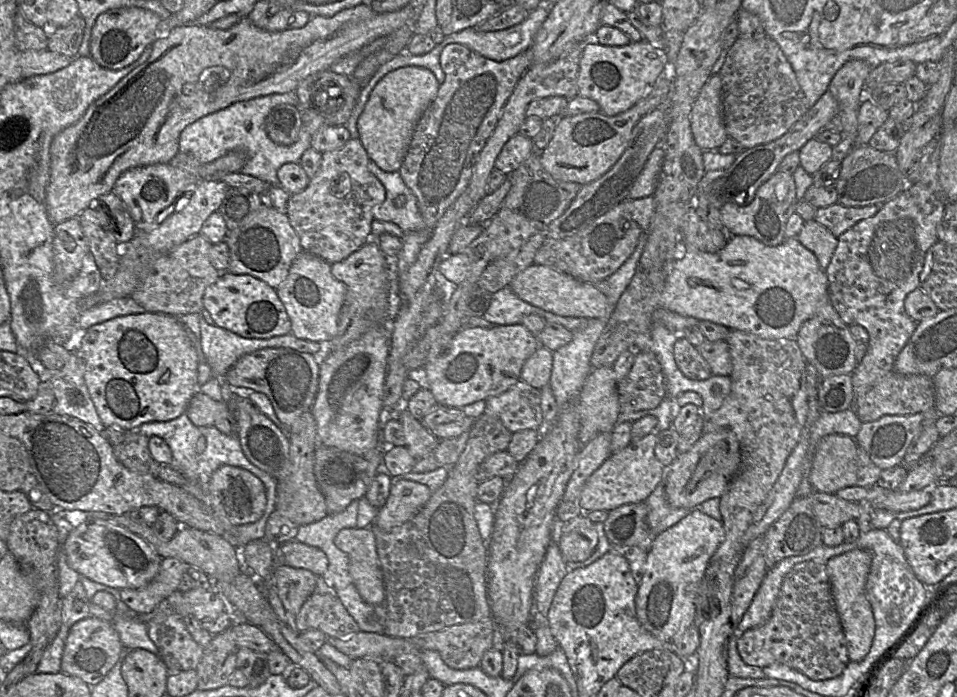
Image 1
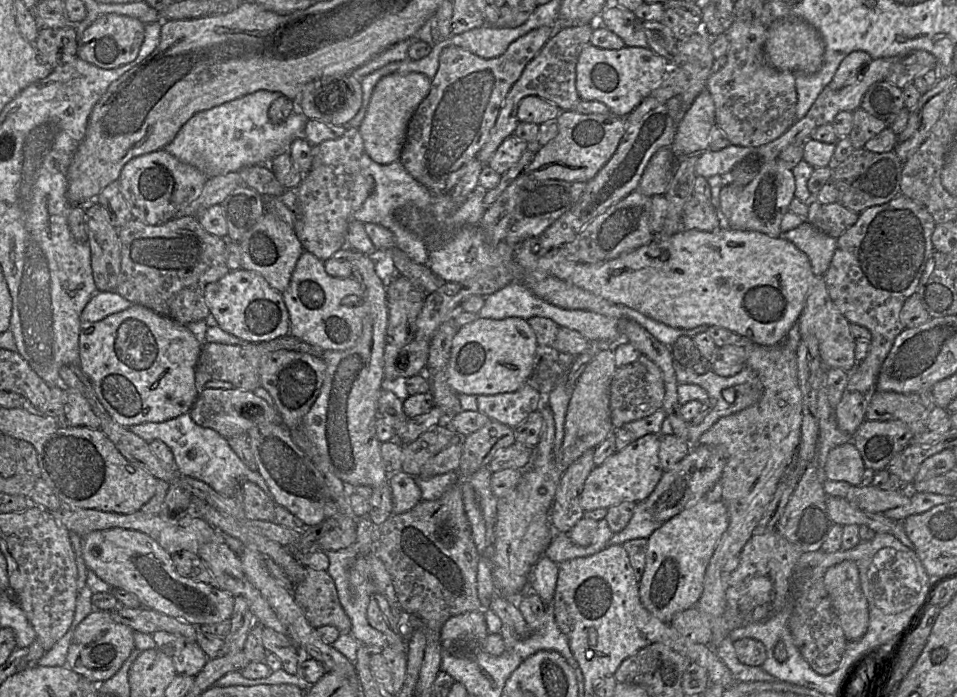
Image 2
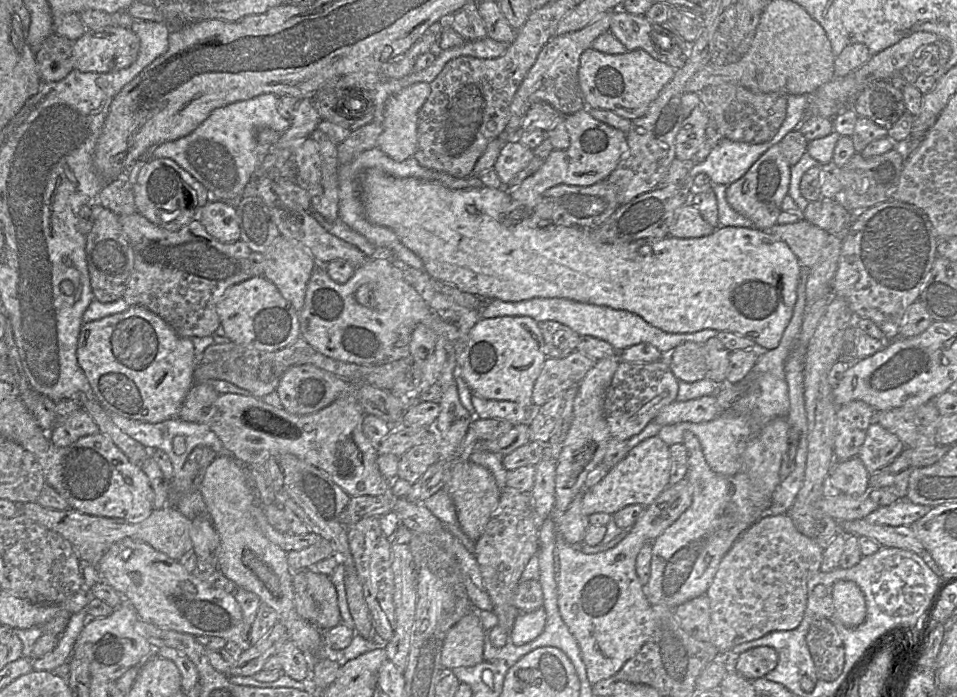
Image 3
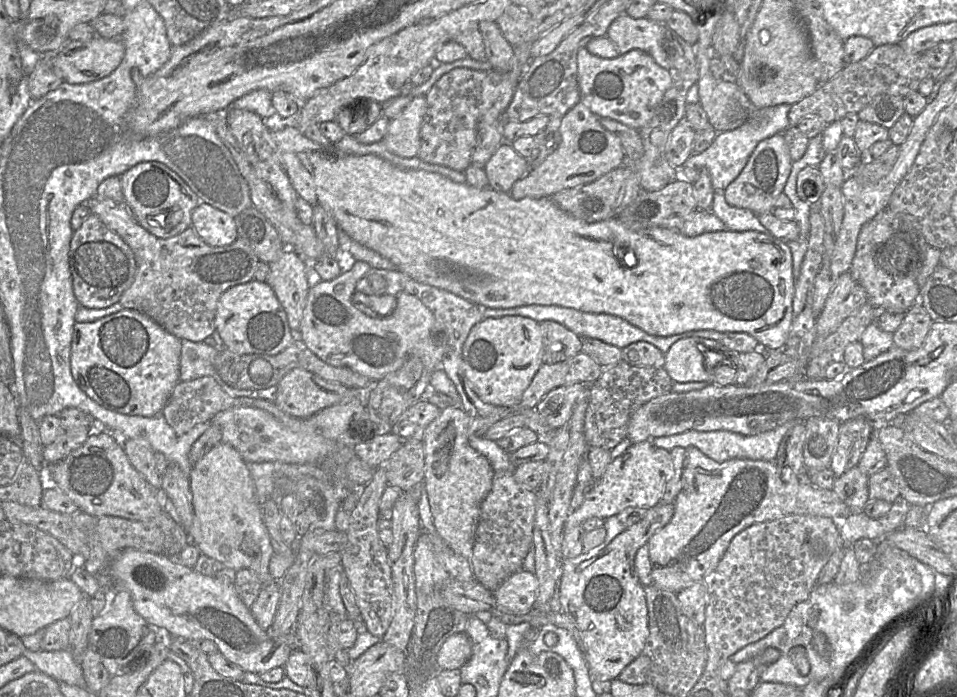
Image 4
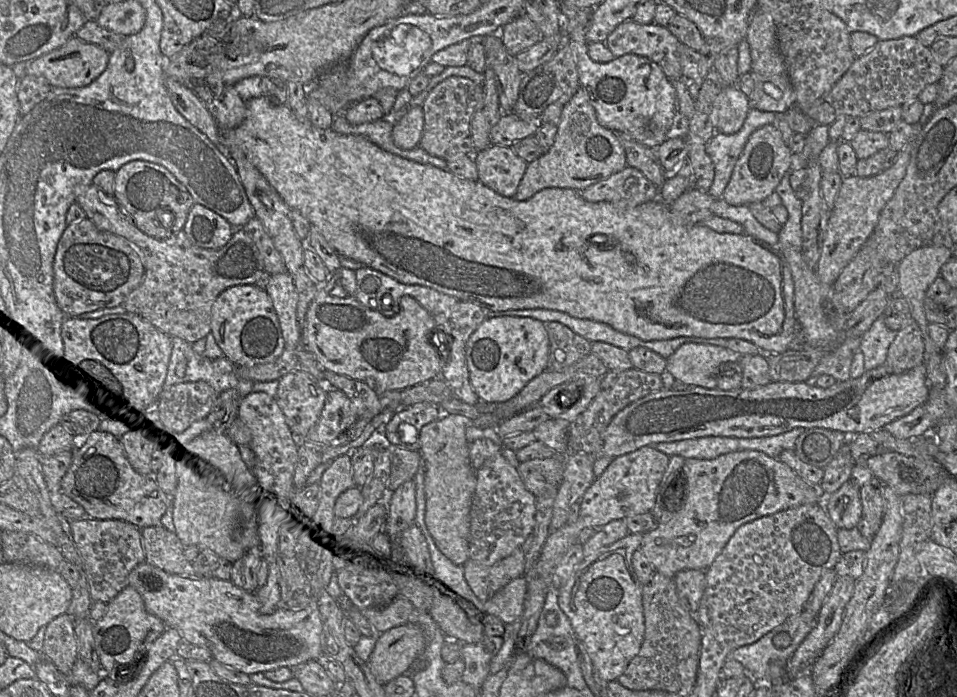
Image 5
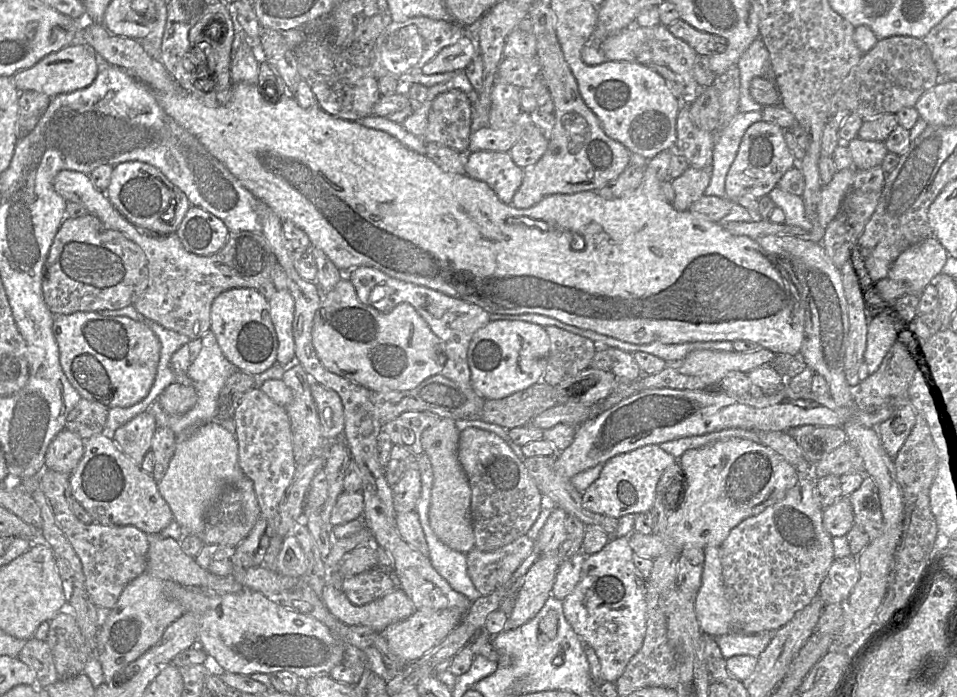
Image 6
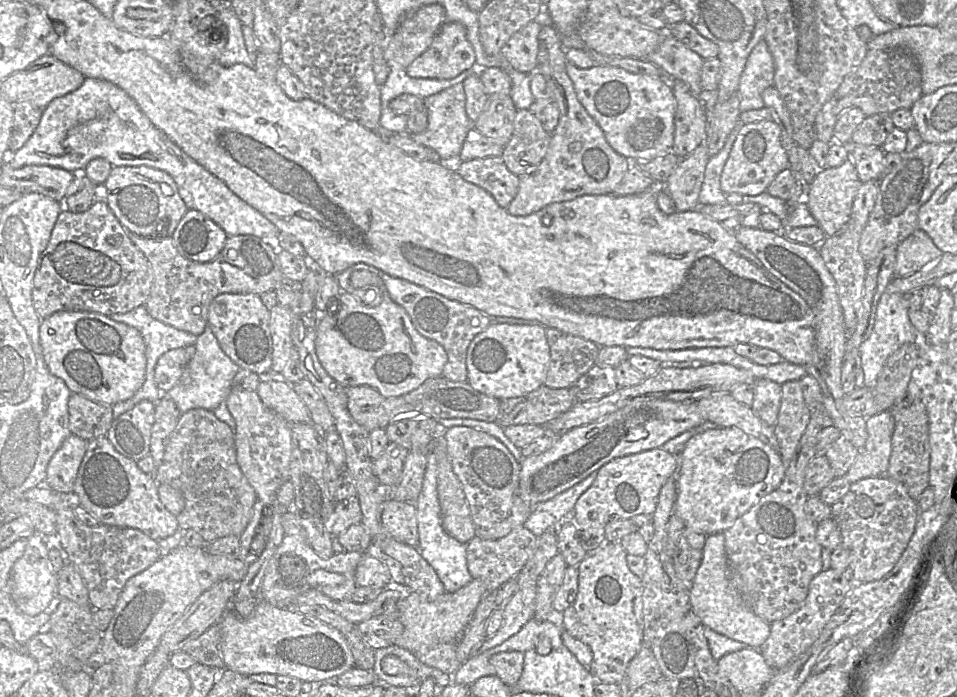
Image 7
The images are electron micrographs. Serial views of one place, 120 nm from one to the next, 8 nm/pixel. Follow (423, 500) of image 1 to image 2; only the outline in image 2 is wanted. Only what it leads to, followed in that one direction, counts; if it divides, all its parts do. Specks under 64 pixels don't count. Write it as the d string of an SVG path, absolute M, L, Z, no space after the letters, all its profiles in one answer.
M403 471L389 475L392 492L392 513L401 514L422 501L421 490L415 478Z

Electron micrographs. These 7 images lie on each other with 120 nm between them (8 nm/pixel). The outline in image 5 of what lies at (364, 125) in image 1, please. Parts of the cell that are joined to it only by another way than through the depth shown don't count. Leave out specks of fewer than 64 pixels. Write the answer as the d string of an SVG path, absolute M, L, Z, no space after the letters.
M423 106L408 107L408 111L394 122L393 138L395 144L406 150L418 147L423 127Z

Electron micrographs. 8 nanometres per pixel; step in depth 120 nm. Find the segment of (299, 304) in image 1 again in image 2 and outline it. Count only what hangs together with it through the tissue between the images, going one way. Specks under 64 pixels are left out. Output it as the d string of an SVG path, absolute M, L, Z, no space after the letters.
M307 251L300 256L282 297L290 317L290 335L320 351L347 350L362 334L368 304L361 284L353 276L344 279L330 276L324 262Z

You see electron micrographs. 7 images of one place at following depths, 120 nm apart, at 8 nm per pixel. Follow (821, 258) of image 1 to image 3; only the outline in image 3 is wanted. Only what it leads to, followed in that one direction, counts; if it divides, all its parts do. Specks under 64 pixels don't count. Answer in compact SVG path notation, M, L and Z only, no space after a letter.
M804 218L794 223L776 223L768 231L783 240L798 258L802 269L807 270L818 262L830 237L825 230Z

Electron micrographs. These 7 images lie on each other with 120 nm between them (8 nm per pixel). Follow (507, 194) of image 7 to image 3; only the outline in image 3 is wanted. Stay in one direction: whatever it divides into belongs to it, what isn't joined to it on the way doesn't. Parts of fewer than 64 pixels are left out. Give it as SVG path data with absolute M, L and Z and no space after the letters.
M517 140L506 141L495 161L493 170L497 173L501 183L506 187L511 180L523 170L531 161L533 150L527 148Z

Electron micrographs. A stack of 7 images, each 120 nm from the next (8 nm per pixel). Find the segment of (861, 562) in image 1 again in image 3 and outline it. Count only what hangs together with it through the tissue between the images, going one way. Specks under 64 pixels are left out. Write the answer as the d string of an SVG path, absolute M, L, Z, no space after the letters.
M838 581L832 589L837 617L847 627L857 627L866 618L866 600L860 587L853 581Z

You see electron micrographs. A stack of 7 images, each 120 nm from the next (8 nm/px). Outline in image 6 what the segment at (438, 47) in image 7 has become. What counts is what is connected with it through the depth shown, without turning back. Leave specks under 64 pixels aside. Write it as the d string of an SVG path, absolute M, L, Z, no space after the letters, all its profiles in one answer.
M466 35L455 44L443 48L438 54L421 68L426 75L450 71L463 71L471 63L477 53L476 41Z

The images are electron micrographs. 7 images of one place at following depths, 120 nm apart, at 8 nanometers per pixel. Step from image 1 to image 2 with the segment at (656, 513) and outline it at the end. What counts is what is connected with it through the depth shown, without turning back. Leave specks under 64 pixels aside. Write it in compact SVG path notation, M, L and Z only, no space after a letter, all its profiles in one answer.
M644 500L639 501L636 504L633 516L628 525L622 531L613 534L610 538L609 545L622 545L626 541L637 538L648 539L662 523L664 522L658 522L652 518Z

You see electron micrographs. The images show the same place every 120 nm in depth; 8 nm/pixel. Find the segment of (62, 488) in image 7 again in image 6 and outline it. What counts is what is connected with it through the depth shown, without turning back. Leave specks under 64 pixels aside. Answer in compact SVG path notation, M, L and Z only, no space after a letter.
M65 428L49 444L45 454L45 468L72 474L84 454L85 441Z

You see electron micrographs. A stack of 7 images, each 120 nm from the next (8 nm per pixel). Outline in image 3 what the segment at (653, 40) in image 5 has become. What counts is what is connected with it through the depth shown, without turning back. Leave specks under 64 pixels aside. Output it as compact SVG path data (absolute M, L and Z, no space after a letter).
M621 8L611 11L610 32L627 51L642 49L654 59L667 63L667 57L655 51L650 39L652 23L644 15L633 15Z

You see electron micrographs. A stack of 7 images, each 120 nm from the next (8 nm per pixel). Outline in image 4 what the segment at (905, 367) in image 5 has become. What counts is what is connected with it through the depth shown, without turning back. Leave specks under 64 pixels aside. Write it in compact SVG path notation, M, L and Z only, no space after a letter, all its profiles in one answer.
M915 303L906 311L903 321L893 334L894 346L912 351L922 346L933 320L922 306Z

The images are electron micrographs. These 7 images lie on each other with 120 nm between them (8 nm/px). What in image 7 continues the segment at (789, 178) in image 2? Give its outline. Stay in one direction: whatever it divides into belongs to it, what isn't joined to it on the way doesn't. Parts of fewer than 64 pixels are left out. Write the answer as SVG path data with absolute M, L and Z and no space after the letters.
M773 120L743 125L731 148L720 177L724 193L759 195L766 192L775 177L789 168L789 159L781 143L781 128Z

